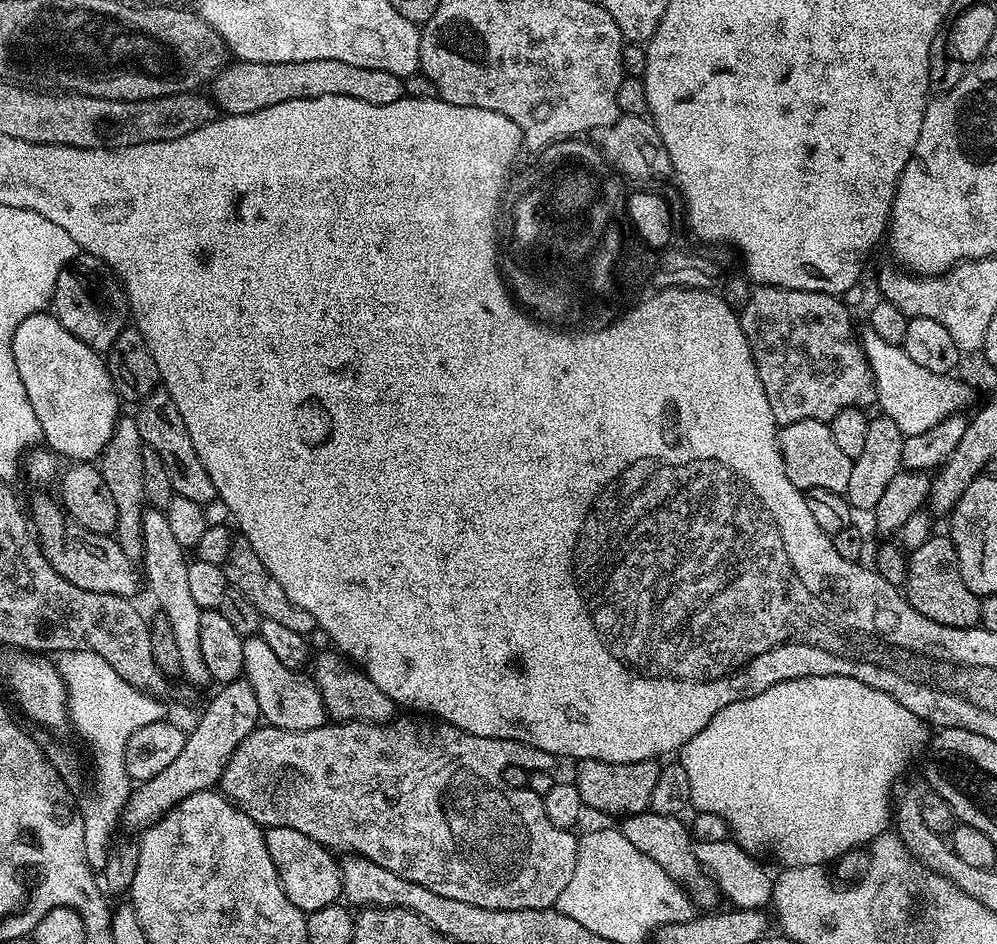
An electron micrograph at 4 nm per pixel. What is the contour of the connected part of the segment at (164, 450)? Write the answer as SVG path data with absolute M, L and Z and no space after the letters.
M163 390L148 395L139 405L135 413L138 433L145 445L162 458L162 466L166 466L166 474L170 474L170 486L173 493L182 498L190 498L190 502L198 502L205 506L217 499L214 482L210 482L210 474L206 474L206 466L202 466L202 458L198 458L198 450L194 450L194 442L190 442L190 434L186 430L186 422L182 422L182 414L178 414L178 406L174 406L174 398Z

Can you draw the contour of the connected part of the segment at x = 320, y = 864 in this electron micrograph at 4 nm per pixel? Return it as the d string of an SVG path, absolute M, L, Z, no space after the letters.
M286 826L269 828L264 837L266 850L270 850L270 858L274 858L282 890L286 890L286 898L290 898L290 902L298 906L300 912L307 914L322 910L341 899L340 860L323 844L314 842L314 838L306 838L306 834L290 830Z

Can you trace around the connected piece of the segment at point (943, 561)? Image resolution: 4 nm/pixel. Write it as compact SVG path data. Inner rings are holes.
M932 534L922 546L910 553L906 598L918 614L926 614L926 618L942 626L975 628L979 625L981 597L975 596L970 586L962 582L958 554L951 535Z

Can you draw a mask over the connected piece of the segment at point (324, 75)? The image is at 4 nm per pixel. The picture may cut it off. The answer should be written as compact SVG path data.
M318 58L314 62L232 62L211 81L211 99L221 113L229 116L254 114L266 110L266 106L278 106L278 102L294 102L310 98L326 98L326 94L338 94L346 98L358 98L374 106L386 106L390 102L405 99L404 81L387 70L366 70L366 66L349 66L347 62L334 62L334 58Z

